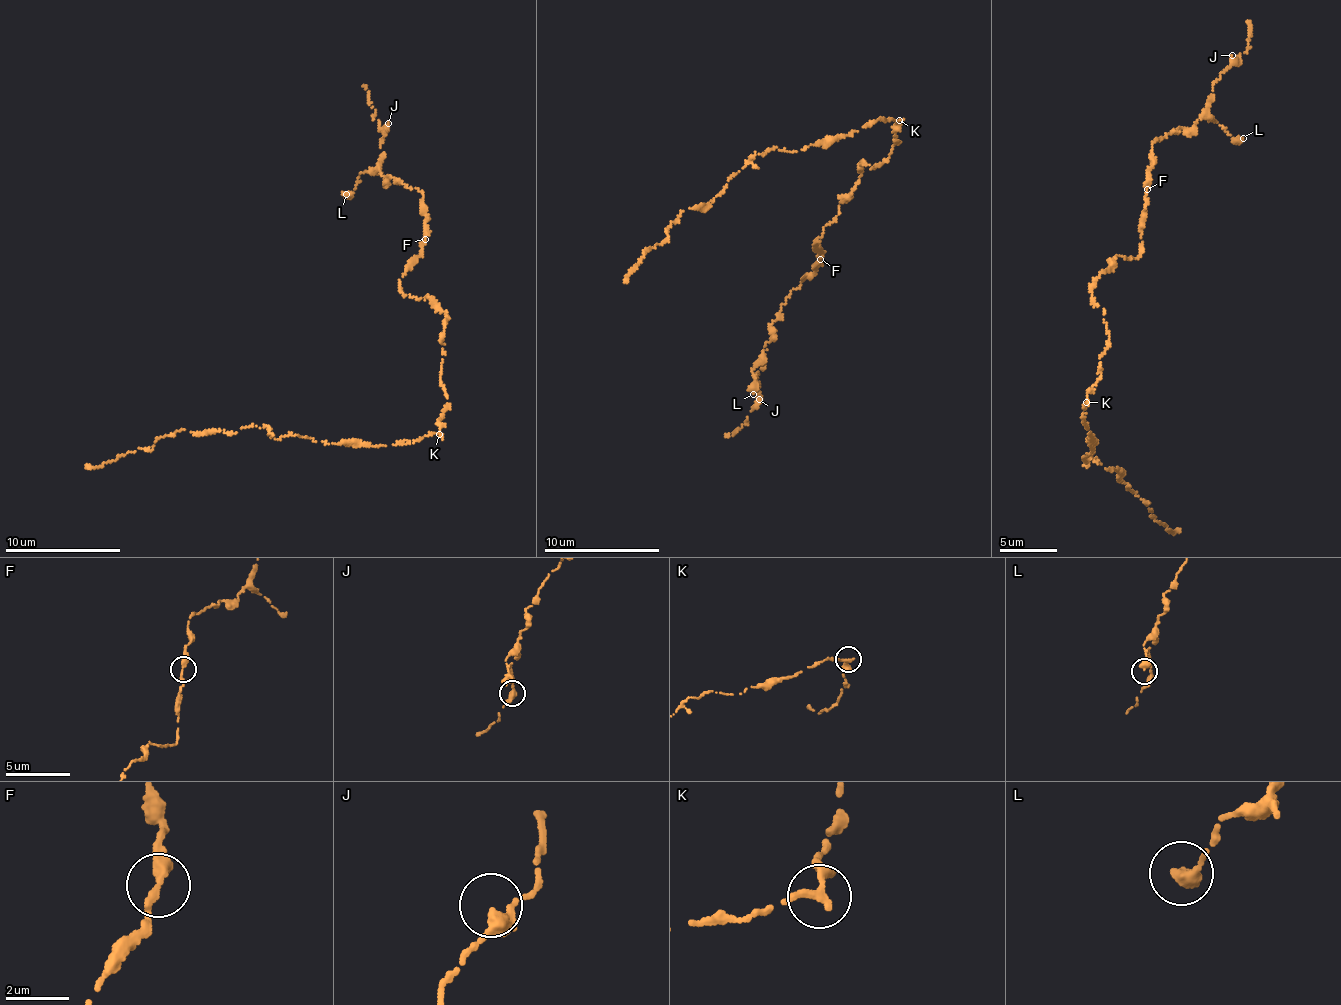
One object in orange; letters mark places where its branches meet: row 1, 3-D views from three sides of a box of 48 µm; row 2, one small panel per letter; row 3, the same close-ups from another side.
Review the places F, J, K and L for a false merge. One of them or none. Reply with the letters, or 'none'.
K

